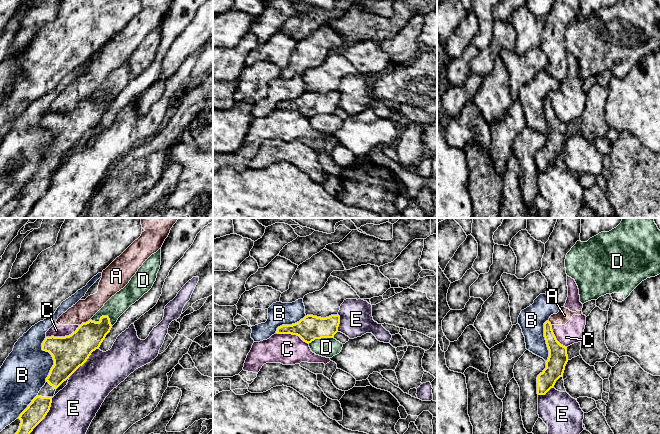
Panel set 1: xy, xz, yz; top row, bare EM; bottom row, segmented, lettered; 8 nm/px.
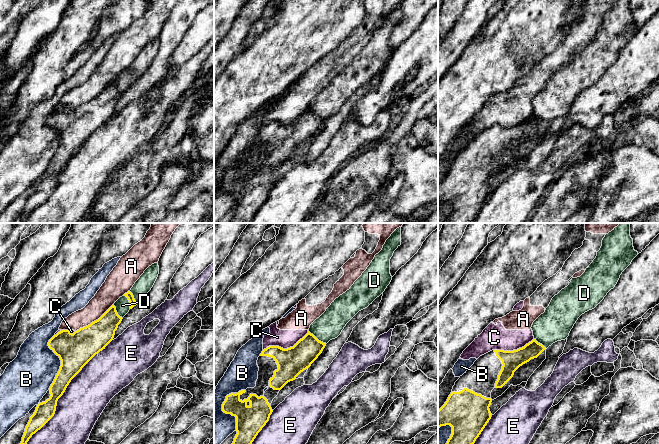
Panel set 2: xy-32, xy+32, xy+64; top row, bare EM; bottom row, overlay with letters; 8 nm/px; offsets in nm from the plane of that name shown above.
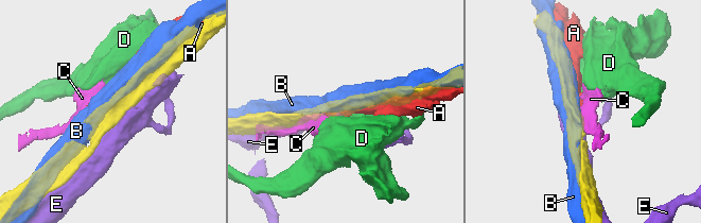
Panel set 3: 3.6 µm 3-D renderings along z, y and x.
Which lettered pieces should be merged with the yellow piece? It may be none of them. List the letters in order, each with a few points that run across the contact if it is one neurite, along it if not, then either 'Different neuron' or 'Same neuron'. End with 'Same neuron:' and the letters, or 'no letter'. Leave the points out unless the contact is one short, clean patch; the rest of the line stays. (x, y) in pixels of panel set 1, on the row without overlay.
A: Different neuron
B: Different neuron
C: Line: xy (79, 101), (68, 111), (46, 113). Different neuron
D: Different neuron
E: Different neuron
Same neuron: no letter

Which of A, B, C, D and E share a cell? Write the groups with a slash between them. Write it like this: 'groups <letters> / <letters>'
groups A C / B / D / E

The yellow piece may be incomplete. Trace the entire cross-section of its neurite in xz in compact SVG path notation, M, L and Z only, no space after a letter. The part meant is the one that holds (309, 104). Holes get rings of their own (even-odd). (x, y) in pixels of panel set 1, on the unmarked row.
M338 90L326 94L307 91L295 100L278 103L276 109L297 111L309 120L315 115L333 114L338 108L339 100Z

